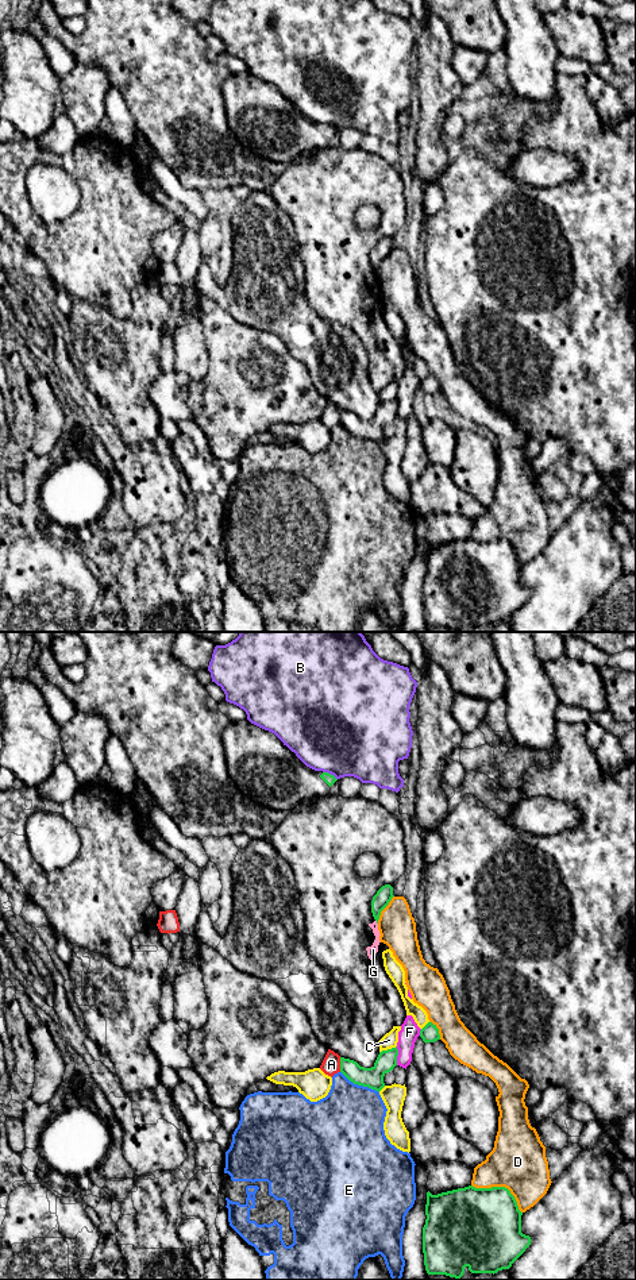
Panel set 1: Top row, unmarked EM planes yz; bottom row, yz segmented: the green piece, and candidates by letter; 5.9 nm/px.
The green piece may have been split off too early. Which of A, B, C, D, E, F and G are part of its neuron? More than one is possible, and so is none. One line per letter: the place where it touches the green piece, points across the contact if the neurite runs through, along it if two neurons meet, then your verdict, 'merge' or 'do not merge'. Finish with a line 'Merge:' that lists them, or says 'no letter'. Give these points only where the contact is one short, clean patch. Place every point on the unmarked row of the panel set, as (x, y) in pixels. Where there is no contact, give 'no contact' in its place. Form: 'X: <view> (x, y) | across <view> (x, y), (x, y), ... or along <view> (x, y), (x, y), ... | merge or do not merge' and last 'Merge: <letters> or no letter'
A: yz (340, 416) | do not merge
B: yz (330, 126) | do not merge
C: yz (388, 401) | do not merge
D: yz (501, 539) | do not merge
E: yz (359, 436) | do not merge
F: yz (397, 407) | do not merge
G: yz (377, 274) | along yz (376, 272), (377, 276) | do not merge
Merge: no letter

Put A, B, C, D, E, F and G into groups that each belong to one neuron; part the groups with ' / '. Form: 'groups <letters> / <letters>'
groups A / B / C / D / E / F / G

